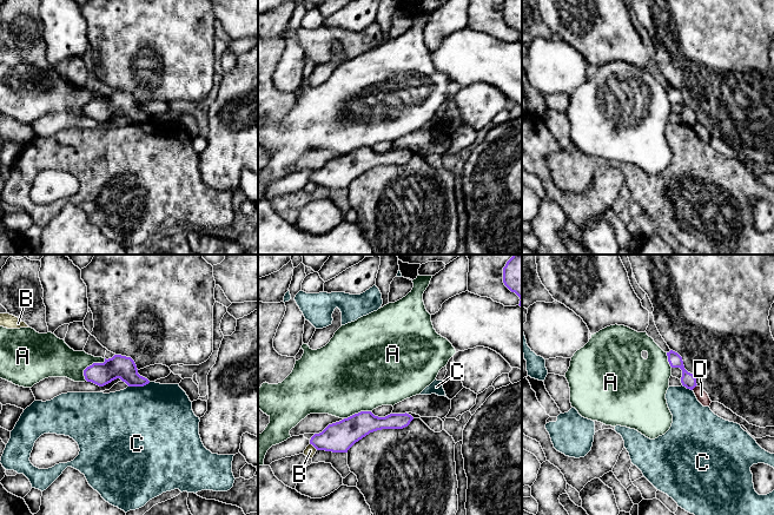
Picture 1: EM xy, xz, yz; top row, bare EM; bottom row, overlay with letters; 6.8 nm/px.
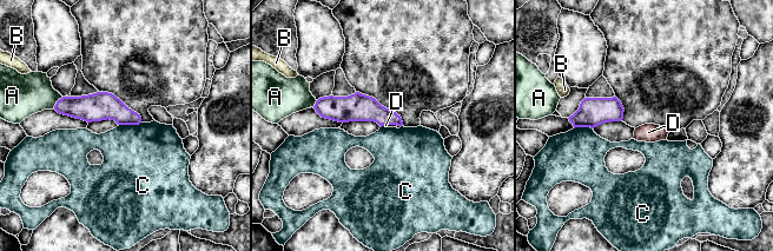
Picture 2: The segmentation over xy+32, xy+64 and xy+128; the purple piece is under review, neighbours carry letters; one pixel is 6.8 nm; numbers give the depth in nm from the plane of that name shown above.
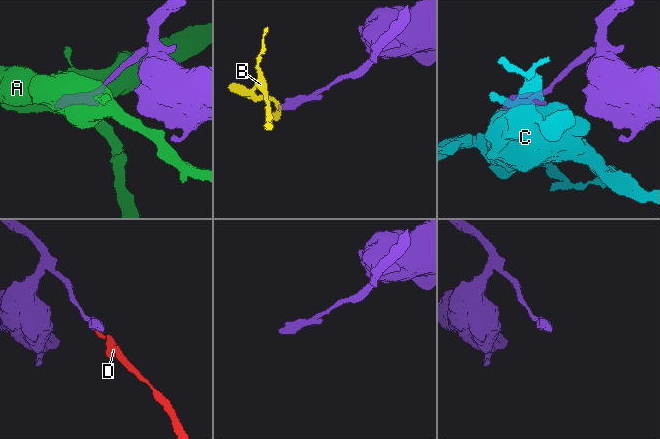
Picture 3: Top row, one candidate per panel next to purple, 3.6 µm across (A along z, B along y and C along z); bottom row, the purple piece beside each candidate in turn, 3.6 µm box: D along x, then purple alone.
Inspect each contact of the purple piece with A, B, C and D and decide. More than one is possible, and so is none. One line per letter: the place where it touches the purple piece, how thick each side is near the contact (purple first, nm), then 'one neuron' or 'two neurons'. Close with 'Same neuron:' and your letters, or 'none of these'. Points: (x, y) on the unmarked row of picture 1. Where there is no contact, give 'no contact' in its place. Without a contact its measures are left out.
A: meets purple in xy at (92, 100); 160 nm thick on the purple side, 240 nm on the other; two neurons
B: meets purple in xz at (313, 182); 200 nm thick on the purple side, 70 nm on the other; two neurons
C: meets purple in xy at (139, 121); 160 nm thick on the purple side, 500 nm on the other; two neurons
D: meets purple in yz at (694, 123); 90 nm thick on the purple side, 80 nm on the other; two neurons
Same neuron: none of these

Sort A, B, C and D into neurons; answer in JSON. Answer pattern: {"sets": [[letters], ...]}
{"sets": [["A"], ["B"], ["C"], ["D"]]}

